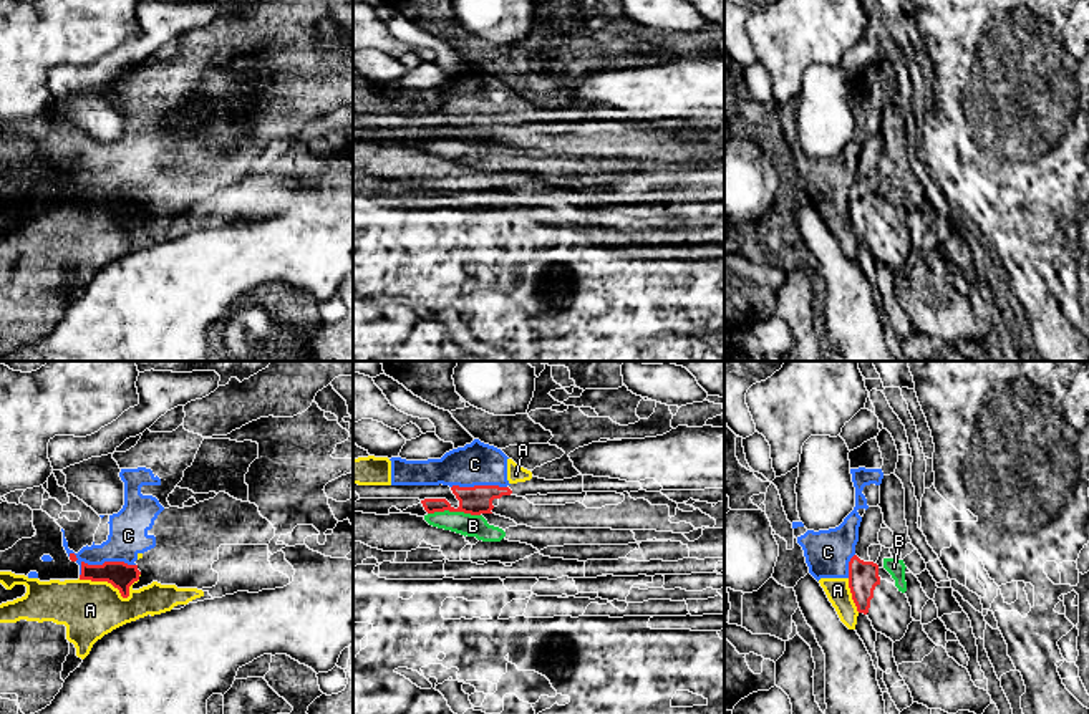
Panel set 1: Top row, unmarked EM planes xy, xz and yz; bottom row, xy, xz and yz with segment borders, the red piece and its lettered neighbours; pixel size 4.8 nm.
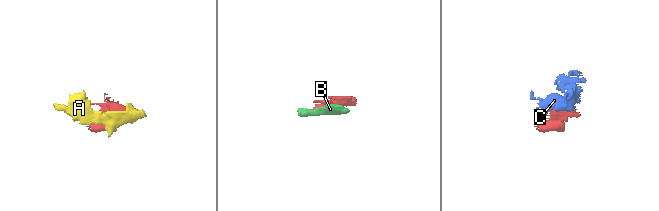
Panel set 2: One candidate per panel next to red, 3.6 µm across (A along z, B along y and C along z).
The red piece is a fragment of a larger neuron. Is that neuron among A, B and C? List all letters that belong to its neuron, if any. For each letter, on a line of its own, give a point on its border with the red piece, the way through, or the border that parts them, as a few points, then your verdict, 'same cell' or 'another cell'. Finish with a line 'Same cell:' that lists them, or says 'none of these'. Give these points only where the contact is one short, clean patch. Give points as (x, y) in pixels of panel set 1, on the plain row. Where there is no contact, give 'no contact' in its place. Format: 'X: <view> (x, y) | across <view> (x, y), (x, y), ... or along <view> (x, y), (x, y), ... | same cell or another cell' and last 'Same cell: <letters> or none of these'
A: xy (113, 214) | along xy (78, 207), (106, 209), (123, 226), (138, 209) | another cell
B: xz (454, 139) | another cell
C: xy (103, 192) | along xy (135, 194), (123, 191), (83, 191), (80, 204) | another cell
Same cell: none of these

